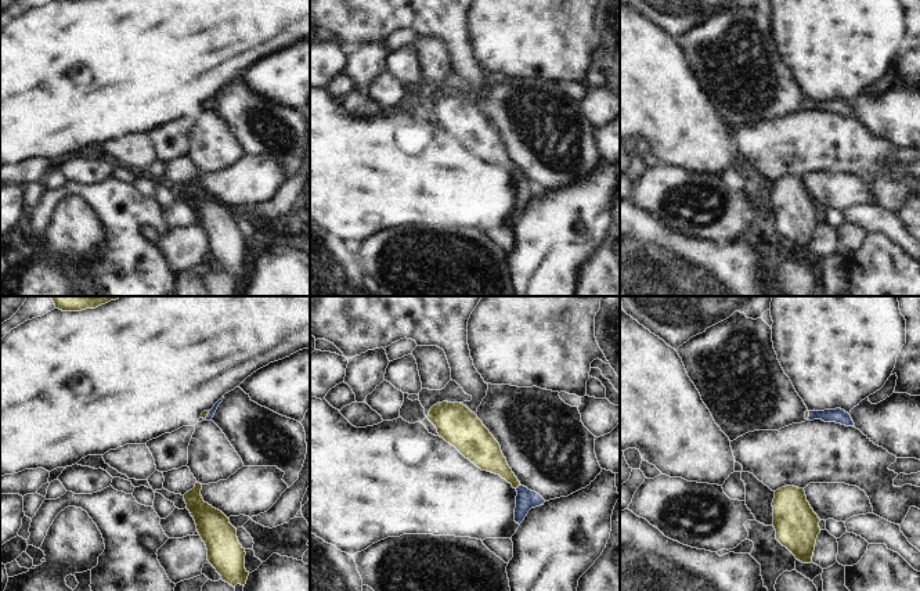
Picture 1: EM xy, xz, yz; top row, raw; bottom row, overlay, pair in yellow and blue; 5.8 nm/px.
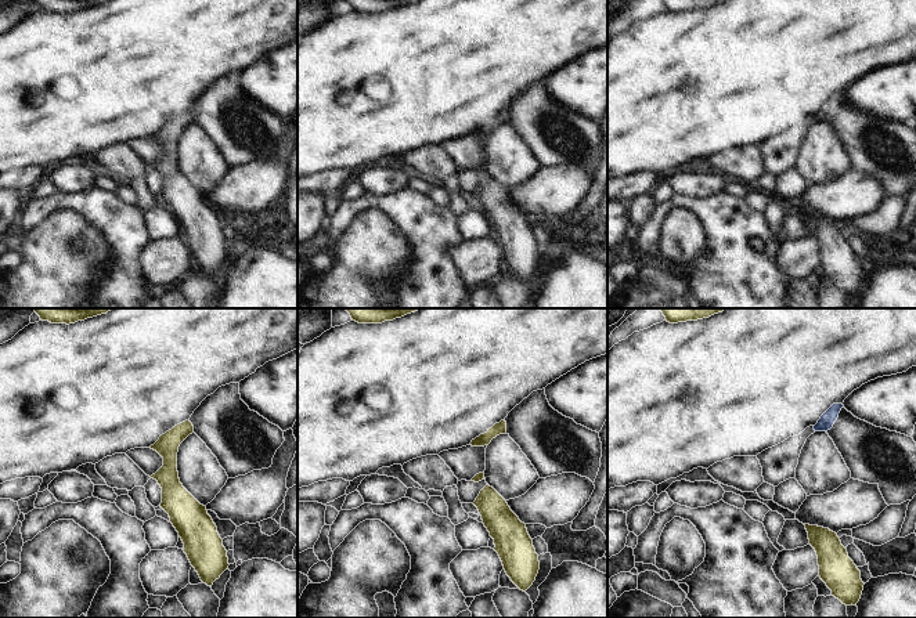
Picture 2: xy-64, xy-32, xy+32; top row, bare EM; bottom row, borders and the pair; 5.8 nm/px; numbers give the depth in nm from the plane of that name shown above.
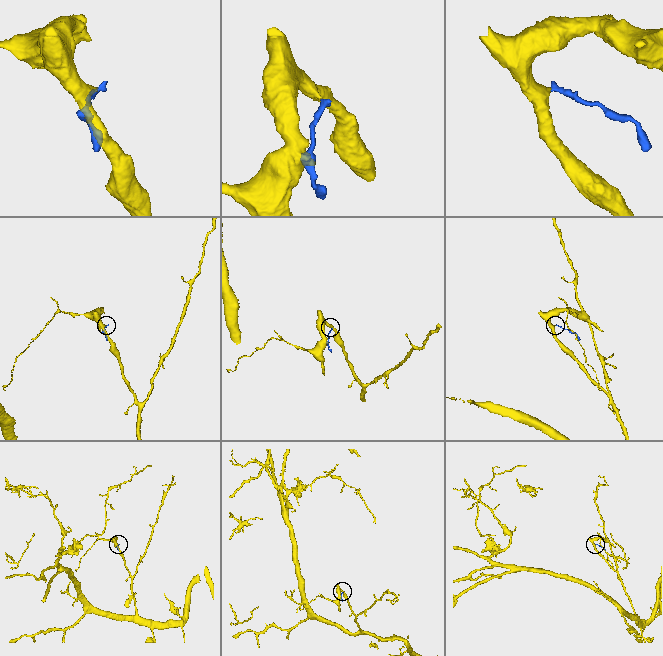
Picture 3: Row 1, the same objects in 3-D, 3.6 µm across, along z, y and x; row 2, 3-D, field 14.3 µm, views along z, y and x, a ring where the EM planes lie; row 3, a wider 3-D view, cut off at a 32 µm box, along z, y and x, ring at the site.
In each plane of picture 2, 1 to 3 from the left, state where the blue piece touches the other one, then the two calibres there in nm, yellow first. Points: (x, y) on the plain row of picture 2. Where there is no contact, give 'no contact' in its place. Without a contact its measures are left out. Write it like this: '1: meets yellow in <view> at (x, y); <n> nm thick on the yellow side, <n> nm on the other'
1: no contact
2: no contact
3: no contact

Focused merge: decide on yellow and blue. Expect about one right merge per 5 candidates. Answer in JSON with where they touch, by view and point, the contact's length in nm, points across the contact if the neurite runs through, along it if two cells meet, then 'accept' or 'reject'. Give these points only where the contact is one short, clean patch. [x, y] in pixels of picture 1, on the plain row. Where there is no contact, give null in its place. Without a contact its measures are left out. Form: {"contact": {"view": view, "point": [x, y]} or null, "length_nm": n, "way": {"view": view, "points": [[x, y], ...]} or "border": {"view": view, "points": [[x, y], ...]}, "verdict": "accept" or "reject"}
{"contact": {"view": "xz", "point": [518, 176]}, "length_nm": 40, "way": {"view": "xz", "points": [[487, 146], [518, 176], [526, 188]]}, "verdict": "accept"}

